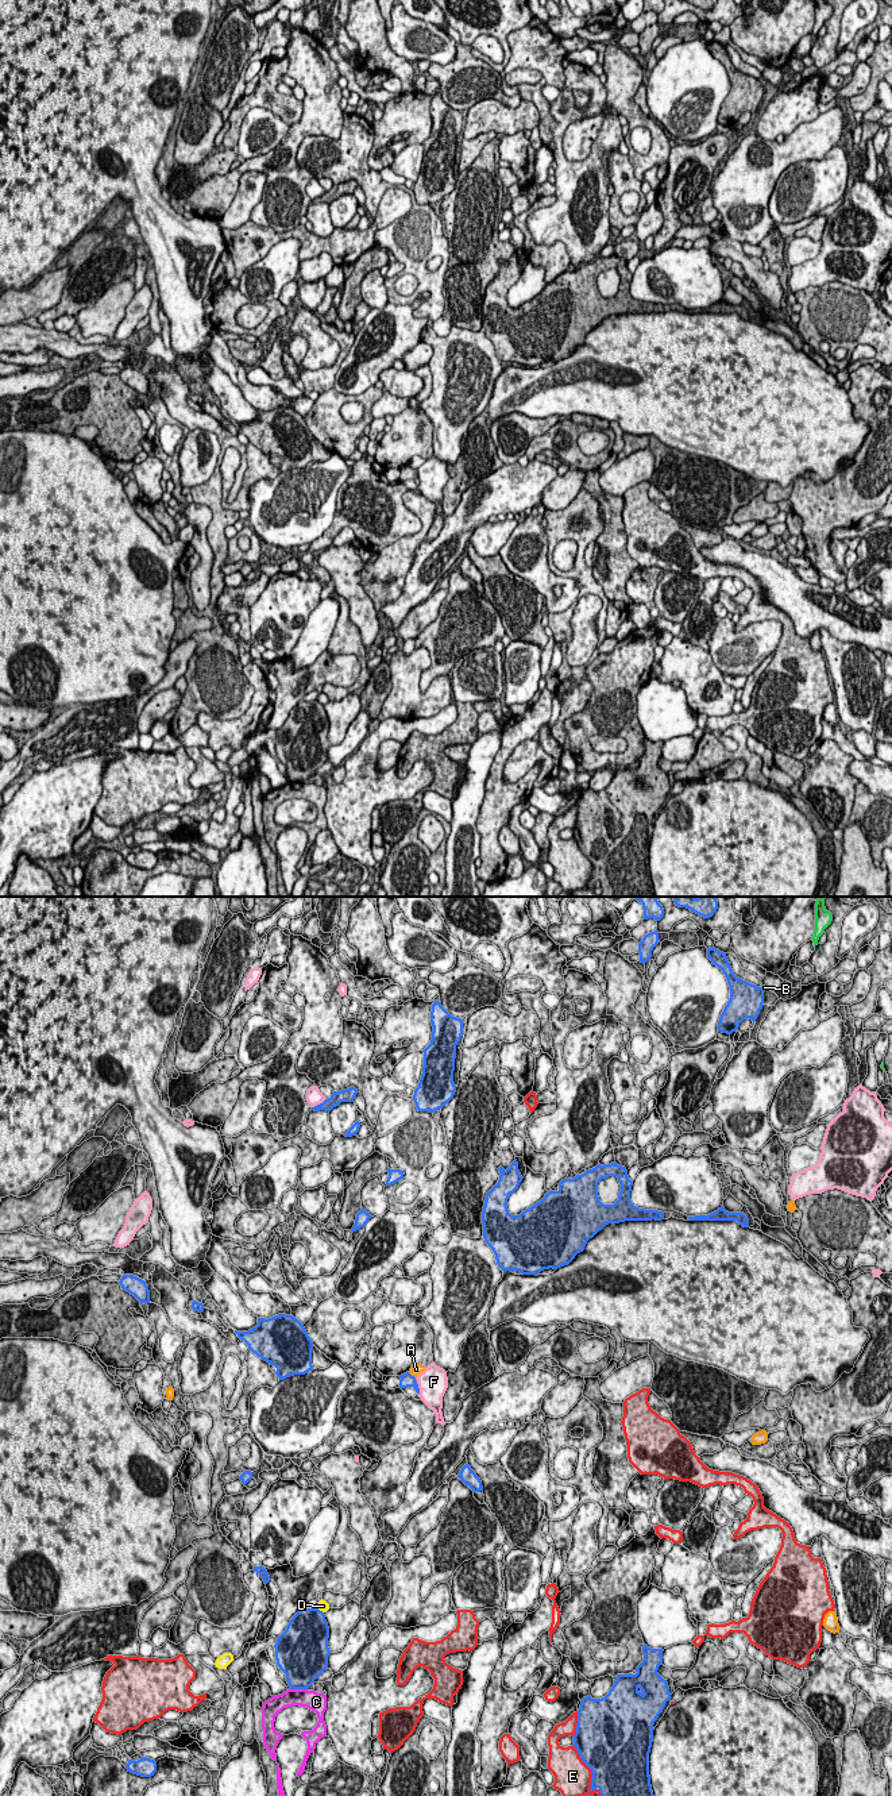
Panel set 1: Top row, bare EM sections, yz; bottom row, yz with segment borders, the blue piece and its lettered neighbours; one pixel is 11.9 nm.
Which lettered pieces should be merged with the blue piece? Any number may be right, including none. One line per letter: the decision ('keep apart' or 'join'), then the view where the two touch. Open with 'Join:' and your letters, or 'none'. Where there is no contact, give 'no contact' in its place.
Join: none
A: keep apart | yz
B: keep apart | no contact
C: keep apart | yz
D: keep apart | yz
E: keep apart | yz
F: keep apart | yz

